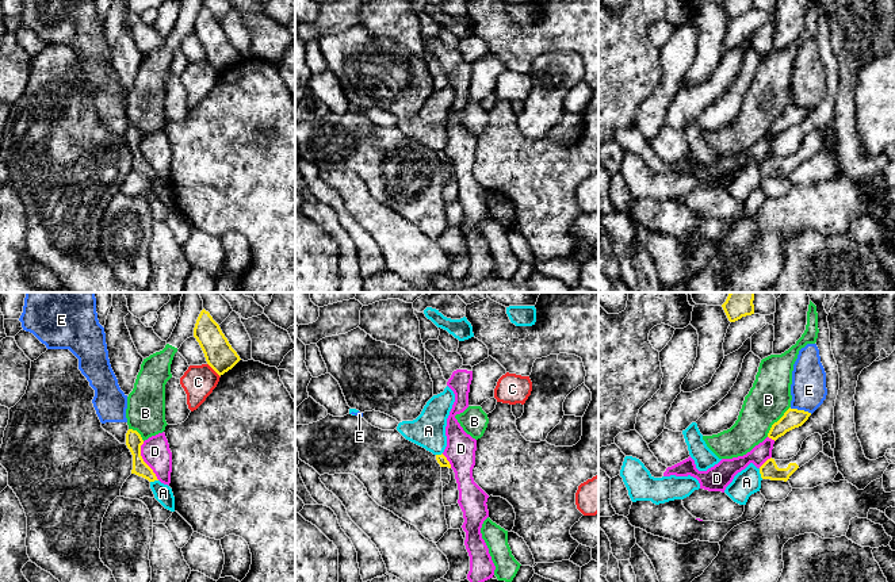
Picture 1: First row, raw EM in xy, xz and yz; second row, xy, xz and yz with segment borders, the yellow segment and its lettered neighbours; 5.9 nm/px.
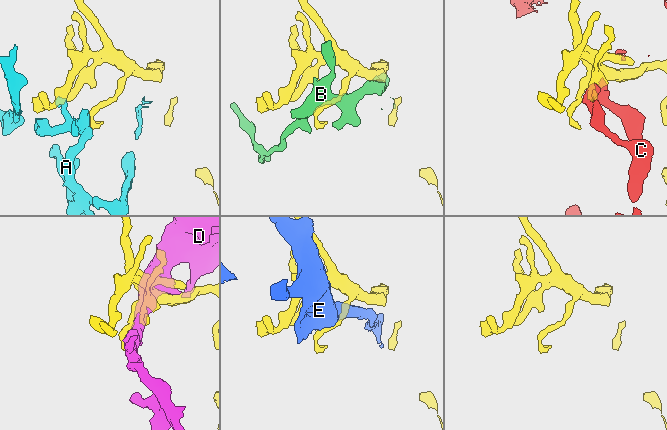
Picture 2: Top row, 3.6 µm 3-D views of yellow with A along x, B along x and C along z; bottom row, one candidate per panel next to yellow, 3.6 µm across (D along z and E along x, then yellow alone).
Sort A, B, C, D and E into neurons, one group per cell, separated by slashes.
A E / B / C / D

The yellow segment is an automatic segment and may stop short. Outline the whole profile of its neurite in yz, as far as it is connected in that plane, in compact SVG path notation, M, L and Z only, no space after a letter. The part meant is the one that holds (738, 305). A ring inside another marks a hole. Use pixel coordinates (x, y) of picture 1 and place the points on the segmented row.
M730 292L722 305L730 322L754 314L754 292Z

